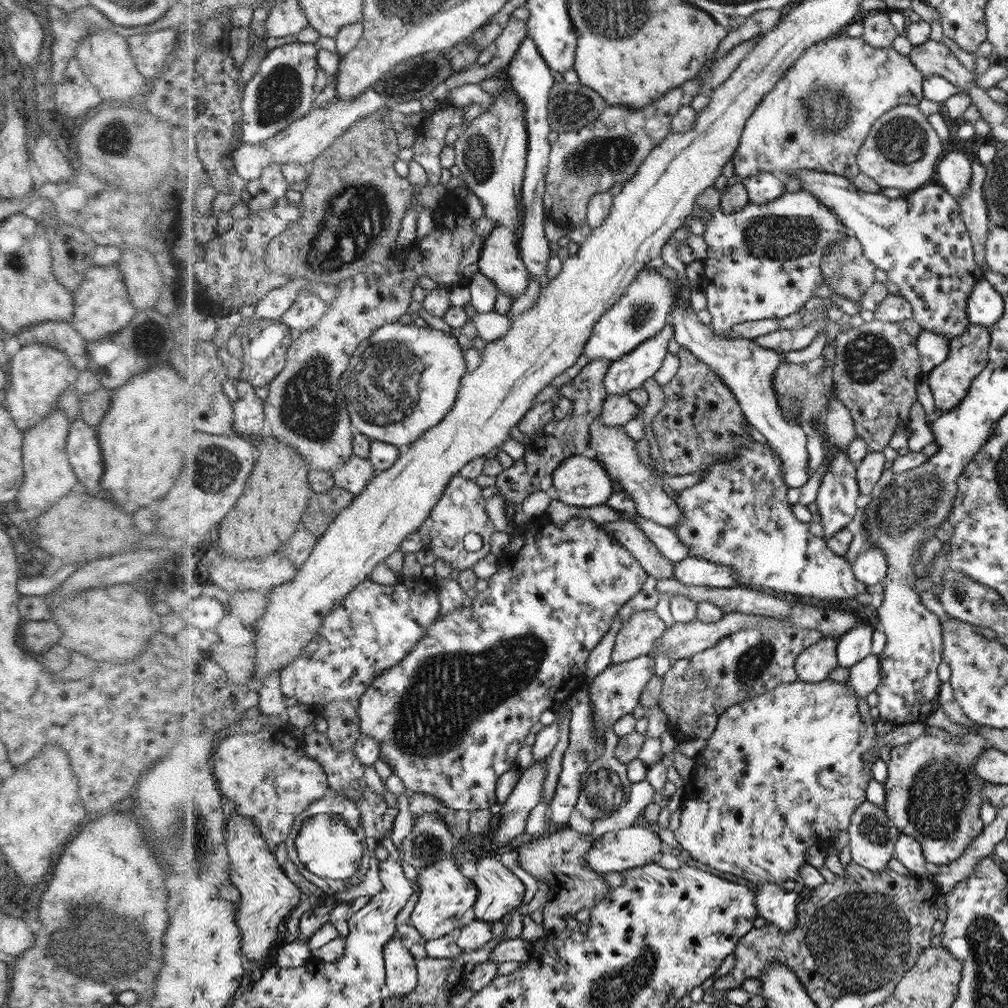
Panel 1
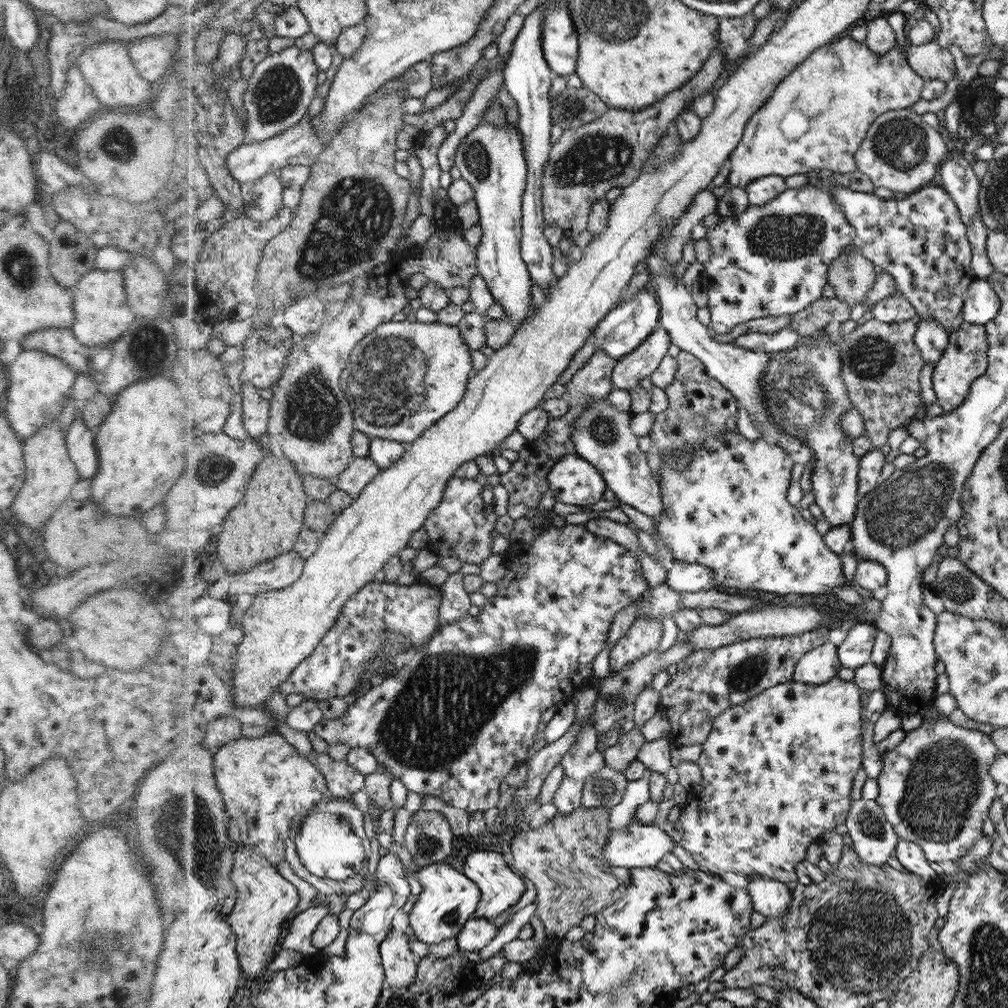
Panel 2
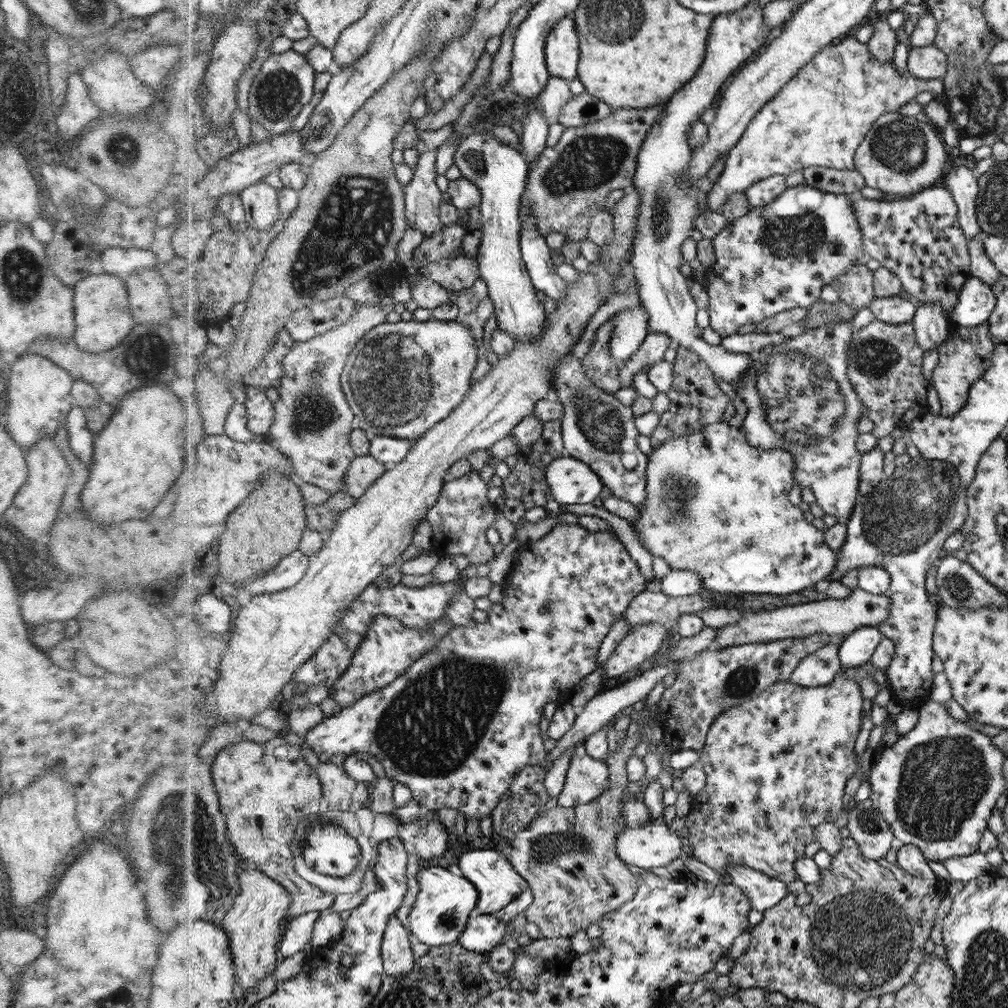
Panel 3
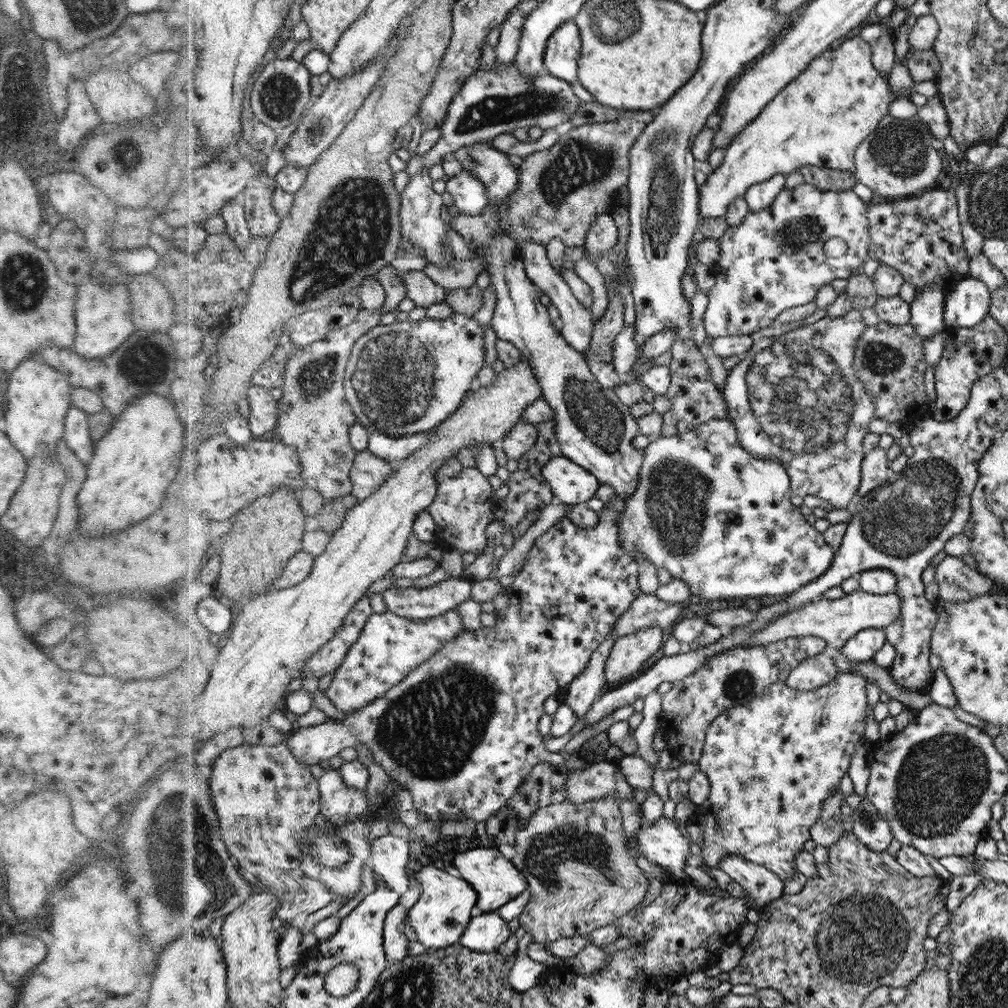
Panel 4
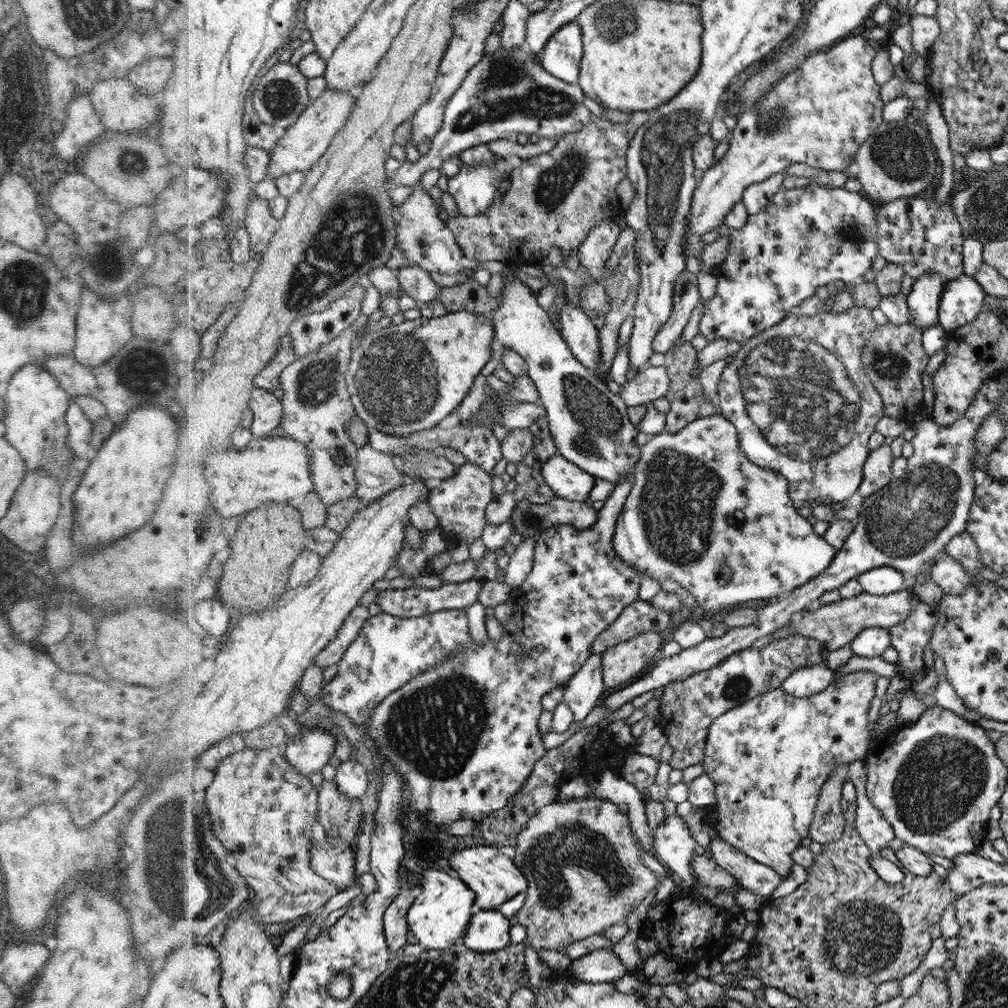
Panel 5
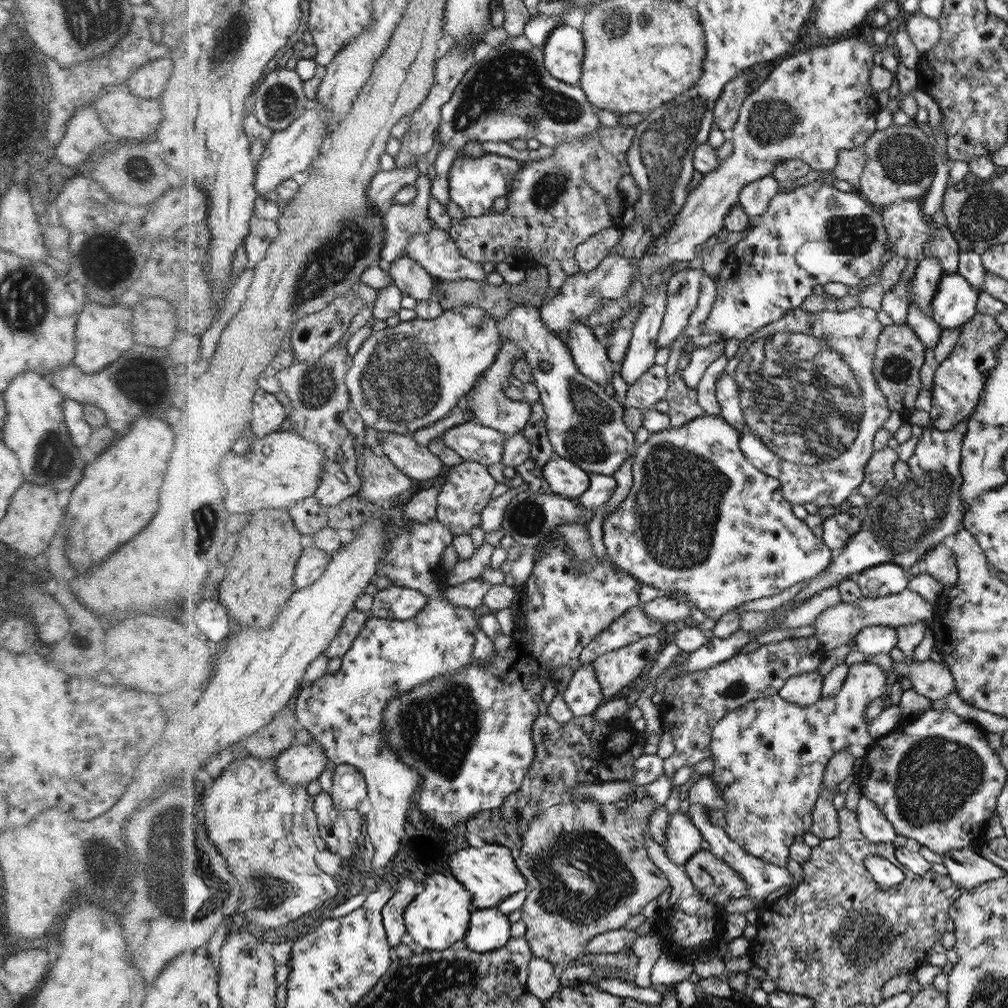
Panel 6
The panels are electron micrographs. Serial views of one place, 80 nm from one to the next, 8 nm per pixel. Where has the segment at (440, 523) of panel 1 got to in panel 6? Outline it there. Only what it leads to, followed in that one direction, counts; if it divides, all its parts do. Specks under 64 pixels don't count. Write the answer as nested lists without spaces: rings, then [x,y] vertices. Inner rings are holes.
[[[462,461],[458,466],[450,467],[445,475],[446,480],[440,486],[437,496],[435,518],[456,533],[456,536],[469,534],[472,528],[481,526],[481,510],[490,502],[490,494],[497,482],[488,474],[486,465],[476,461]]]

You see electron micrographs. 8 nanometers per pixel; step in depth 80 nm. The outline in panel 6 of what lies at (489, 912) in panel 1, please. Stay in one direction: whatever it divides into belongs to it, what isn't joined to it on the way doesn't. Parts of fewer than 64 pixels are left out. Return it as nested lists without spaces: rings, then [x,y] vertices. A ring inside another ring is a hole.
[[[486,844],[482,848],[461,846],[450,860],[450,871],[454,878],[472,894],[474,910],[498,906],[505,898],[527,888],[525,877],[515,863],[515,853],[498,844]]]

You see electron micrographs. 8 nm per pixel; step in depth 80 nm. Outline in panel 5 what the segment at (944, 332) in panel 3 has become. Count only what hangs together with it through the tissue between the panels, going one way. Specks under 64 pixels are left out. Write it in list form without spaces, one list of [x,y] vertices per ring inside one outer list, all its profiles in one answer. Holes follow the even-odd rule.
[[[934,271],[931,274],[924,274],[913,283],[911,292],[907,295],[907,305],[912,324],[919,329],[939,324],[938,307],[945,284],[943,277]]]

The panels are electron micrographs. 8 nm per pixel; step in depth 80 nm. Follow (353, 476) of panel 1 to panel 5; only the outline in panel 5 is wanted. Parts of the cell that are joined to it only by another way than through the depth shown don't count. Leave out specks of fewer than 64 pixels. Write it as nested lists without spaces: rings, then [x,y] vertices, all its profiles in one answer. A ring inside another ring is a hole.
[[[371,444],[359,447],[356,476],[359,480],[359,491],[356,494],[369,502],[404,487],[406,481],[410,480],[402,470],[398,470],[392,455],[379,451]]]

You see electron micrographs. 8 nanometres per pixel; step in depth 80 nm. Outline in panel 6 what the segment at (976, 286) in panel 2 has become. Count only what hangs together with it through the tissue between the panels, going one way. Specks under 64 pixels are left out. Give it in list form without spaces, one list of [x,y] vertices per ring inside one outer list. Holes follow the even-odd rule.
[[[959,272],[943,273],[931,302],[931,317],[943,330],[962,327],[976,314],[979,294],[980,290]]]

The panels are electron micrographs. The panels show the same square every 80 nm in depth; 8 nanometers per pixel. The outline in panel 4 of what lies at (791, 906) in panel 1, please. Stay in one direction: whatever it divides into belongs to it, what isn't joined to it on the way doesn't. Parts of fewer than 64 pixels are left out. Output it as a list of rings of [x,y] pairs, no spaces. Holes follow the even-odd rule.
[[[724,856],[719,860],[722,869],[732,881],[744,888],[744,892],[754,899],[752,908],[760,910],[766,903],[779,899],[783,895],[784,882],[764,865],[740,858]]]

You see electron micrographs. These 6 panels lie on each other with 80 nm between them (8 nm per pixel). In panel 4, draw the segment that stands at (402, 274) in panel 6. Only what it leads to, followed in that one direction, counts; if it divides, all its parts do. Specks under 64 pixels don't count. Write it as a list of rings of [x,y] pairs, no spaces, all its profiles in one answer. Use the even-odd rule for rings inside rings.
[[[412,270],[404,274],[409,298],[416,306],[430,308],[433,304],[444,303],[447,289],[443,285],[434,284],[432,277],[425,271]]]

